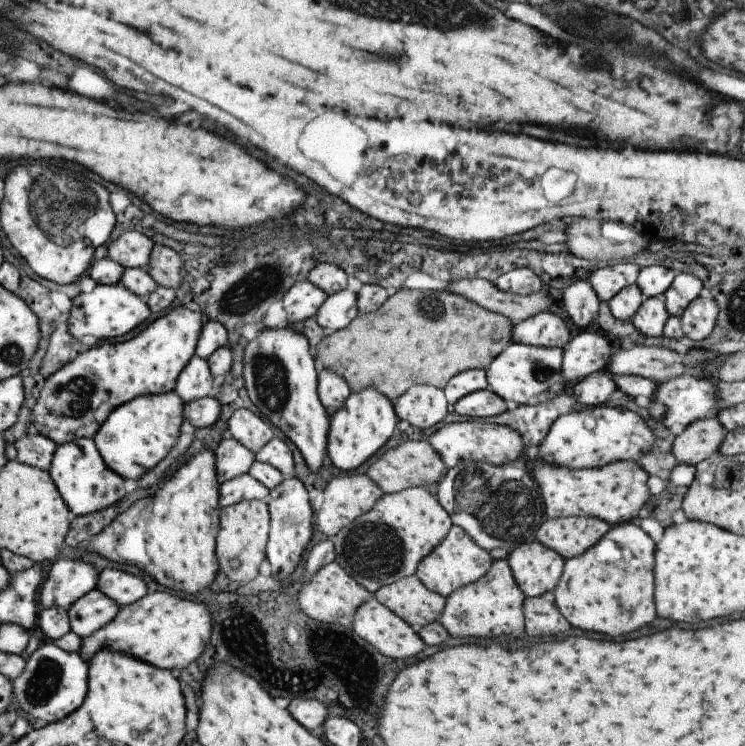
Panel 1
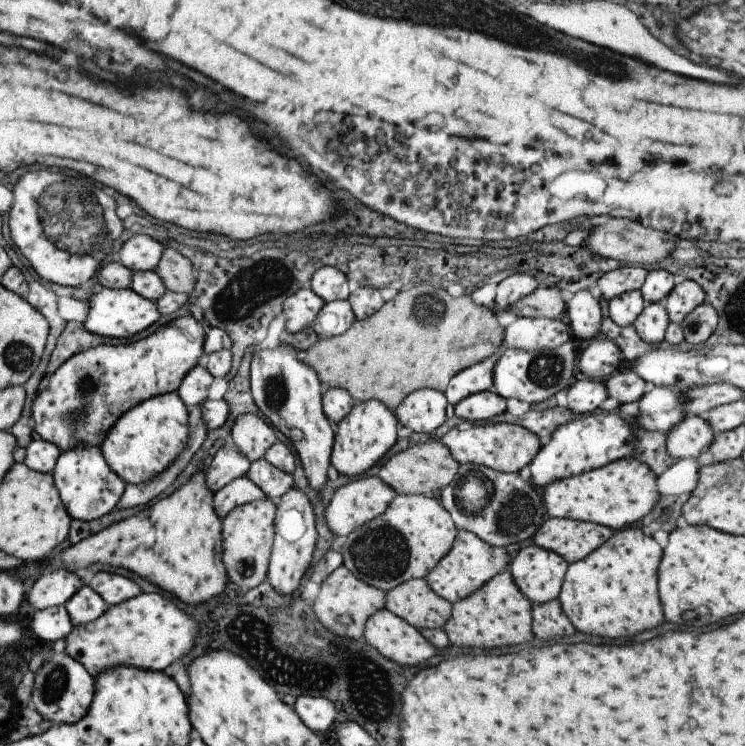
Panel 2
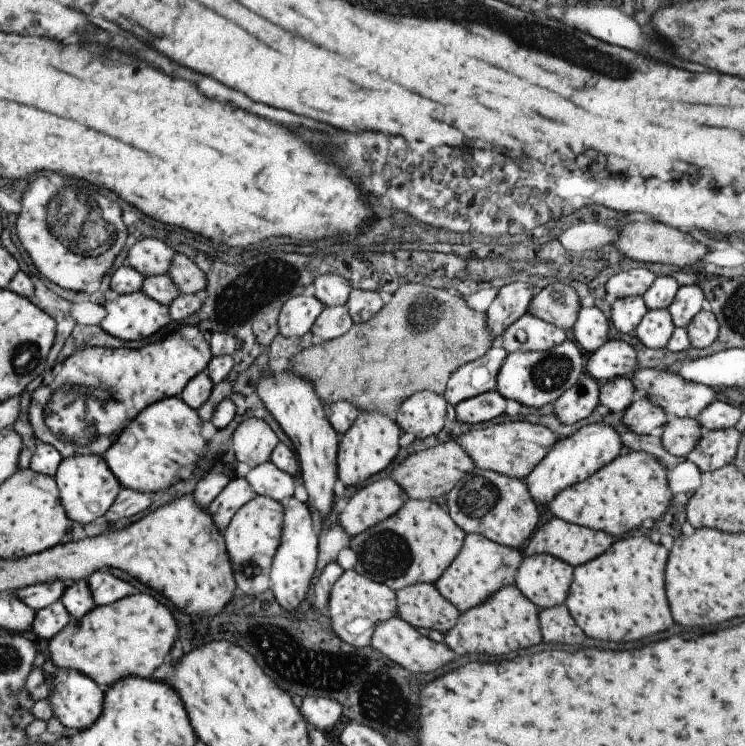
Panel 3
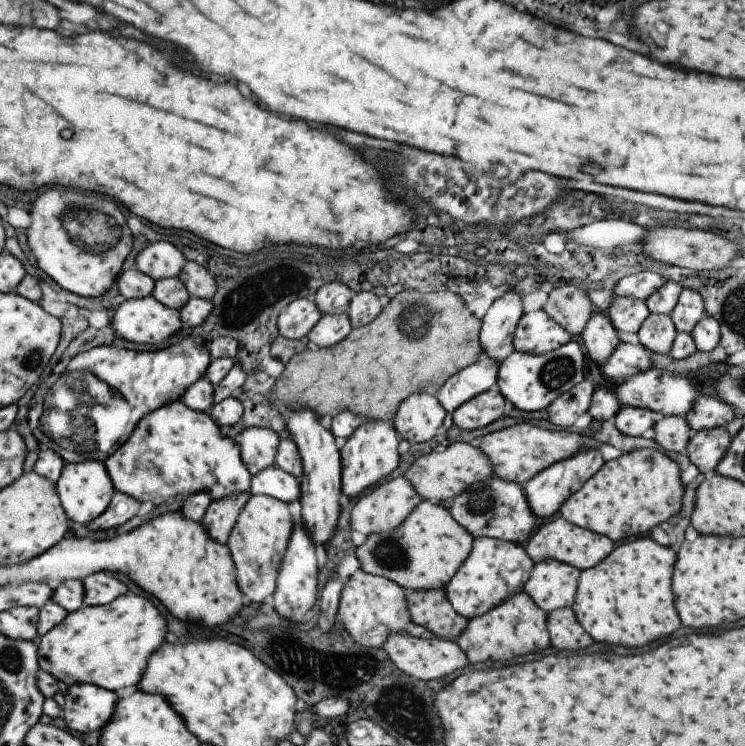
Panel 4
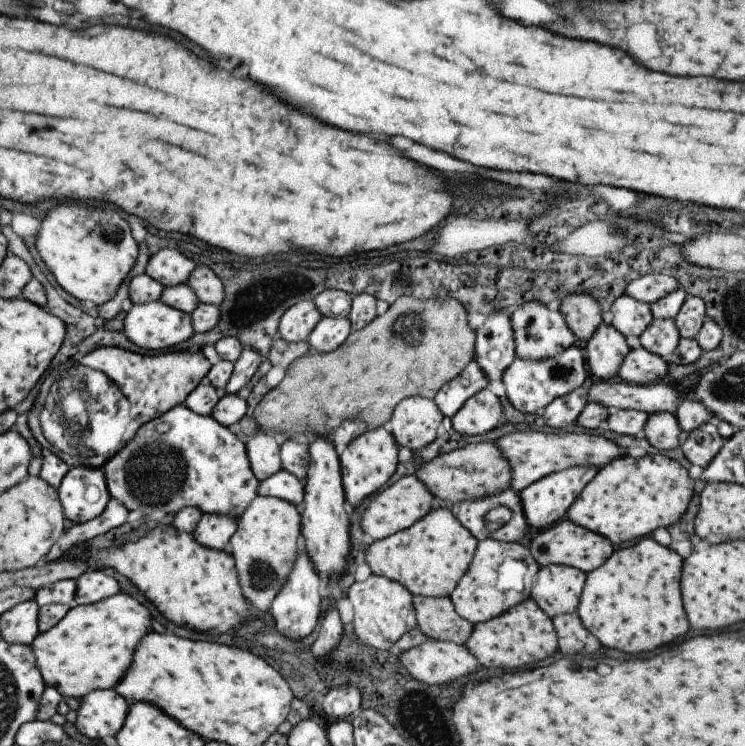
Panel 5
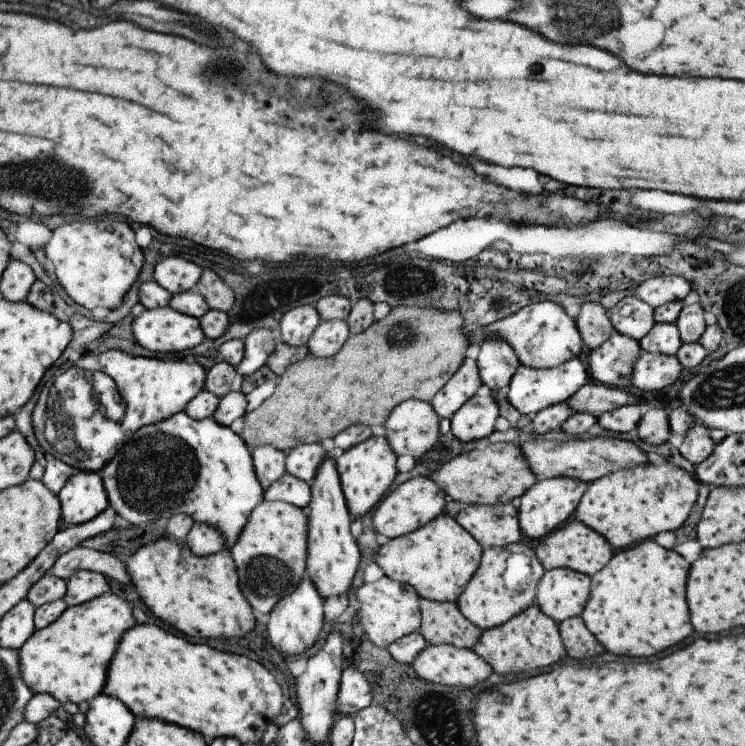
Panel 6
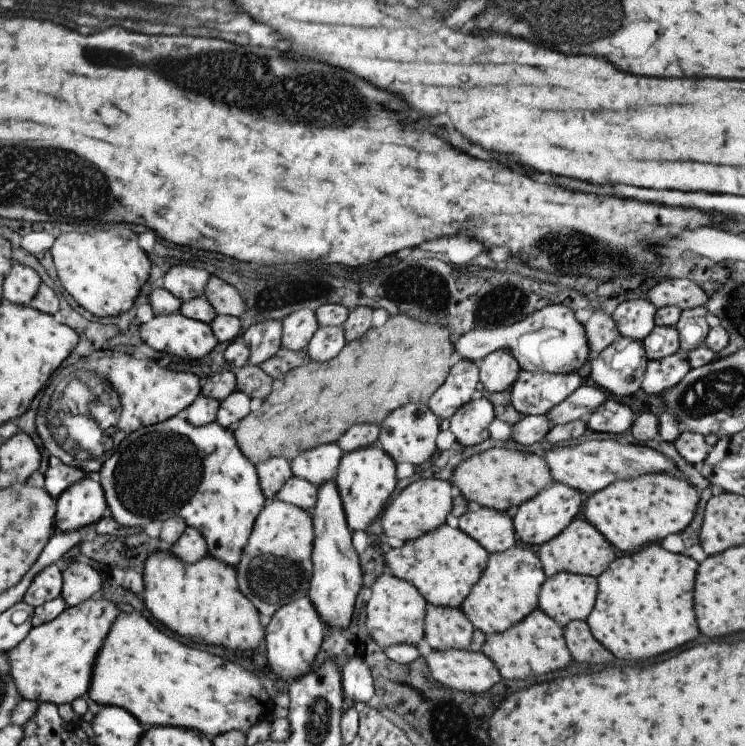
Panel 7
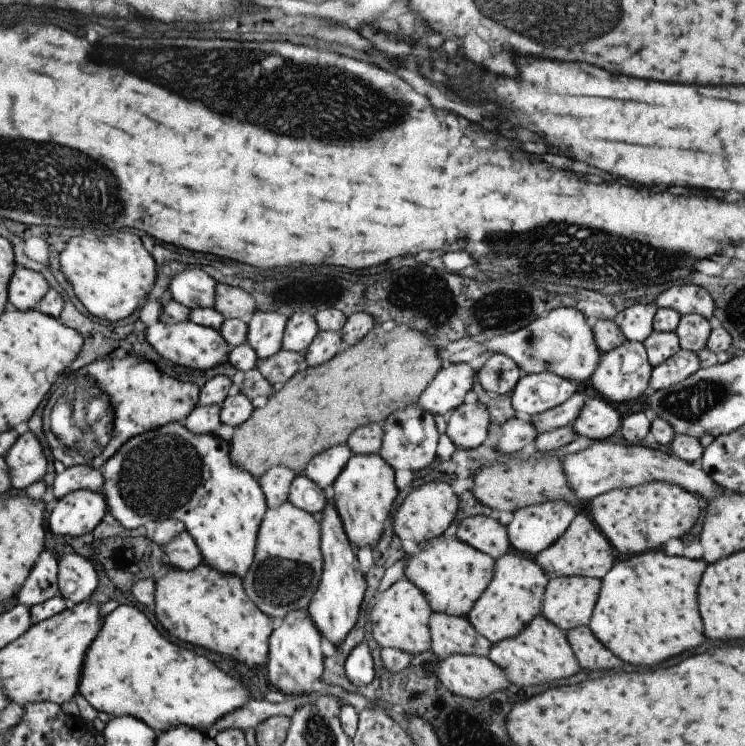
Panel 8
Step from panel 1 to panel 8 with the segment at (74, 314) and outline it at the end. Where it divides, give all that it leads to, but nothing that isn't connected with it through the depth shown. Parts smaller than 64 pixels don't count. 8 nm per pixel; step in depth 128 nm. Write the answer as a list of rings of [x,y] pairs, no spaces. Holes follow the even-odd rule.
[[[158,319],[145,328],[145,340],[159,357],[191,370],[209,370],[219,366],[227,362],[227,354],[231,350],[225,344],[225,340],[219,336],[219,332],[187,320],[170,324],[163,319]]]

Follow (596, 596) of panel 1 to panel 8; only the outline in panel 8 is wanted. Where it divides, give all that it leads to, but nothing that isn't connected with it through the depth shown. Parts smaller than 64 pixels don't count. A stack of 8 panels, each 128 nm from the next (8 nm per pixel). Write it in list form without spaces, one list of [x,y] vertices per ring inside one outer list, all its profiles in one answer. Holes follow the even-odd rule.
[[[661,549],[613,564],[601,579],[589,620],[595,639],[625,664],[647,666],[697,648],[705,638],[697,612],[697,590],[706,563],[663,554]]]

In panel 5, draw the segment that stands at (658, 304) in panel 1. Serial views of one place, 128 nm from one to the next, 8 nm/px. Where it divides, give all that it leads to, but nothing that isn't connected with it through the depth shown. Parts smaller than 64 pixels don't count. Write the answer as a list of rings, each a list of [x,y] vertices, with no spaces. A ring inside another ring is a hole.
[[[652,318],[647,328],[641,332],[639,343],[647,352],[668,363],[679,338],[677,328],[671,319]]]

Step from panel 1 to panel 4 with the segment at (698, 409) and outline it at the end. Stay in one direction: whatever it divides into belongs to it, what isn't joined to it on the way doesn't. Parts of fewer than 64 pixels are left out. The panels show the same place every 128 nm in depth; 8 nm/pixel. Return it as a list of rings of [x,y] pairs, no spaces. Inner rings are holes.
[[[623,405],[611,422],[621,434],[641,437],[643,432],[653,427],[659,417],[657,413],[647,408],[633,408],[633,406]]]

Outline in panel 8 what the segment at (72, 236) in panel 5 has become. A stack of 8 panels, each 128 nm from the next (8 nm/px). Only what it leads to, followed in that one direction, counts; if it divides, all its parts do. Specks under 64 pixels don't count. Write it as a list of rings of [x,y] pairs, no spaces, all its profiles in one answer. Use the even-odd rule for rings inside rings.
[[[131,232],[101,236],[95,240],[71,238],[57,258],[59,270],[65,276],[73,294],[85,310],[102,320],[117,322],[141,307],[144,297],[156,280],[156,264],[139,238]]]

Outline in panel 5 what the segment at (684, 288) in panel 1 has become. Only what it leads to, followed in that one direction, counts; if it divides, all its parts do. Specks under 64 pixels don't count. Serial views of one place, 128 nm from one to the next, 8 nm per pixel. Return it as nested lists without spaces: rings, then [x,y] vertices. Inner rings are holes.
[[[691,295],[684,299],[679,312],[673,316],[672,322],[675,324],[680,338],[694,339],[701,324],[706,320],[704,303],[699,297]]]

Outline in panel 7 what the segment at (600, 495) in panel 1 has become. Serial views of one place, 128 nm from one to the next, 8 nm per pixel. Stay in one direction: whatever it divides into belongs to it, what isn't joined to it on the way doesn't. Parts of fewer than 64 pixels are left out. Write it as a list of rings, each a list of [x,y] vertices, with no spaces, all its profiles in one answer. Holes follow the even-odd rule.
[[[653,473],[624,481],[615,480],[587,495],[583,514],[608,543],[628,554],[645,545],[659,544],[665,536],[679,534],[691,522],[698,499],[699,490],[687,480]]]

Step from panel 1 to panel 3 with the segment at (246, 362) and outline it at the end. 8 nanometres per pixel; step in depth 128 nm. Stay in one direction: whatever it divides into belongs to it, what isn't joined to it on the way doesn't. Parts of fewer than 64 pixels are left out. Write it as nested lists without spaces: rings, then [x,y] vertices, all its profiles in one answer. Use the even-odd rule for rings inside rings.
[[[267,369],[257,381],[256,393],[267,412],[275,419],[281,430],[293,444],[298,460],[298,470],[302,485],[307,492],[304,500],[307,508],[315,508],[321,518],[326,519],[333,506],[333,485],[337,476],[336,454],[338,442],[336,432],[327,420],[327,412],[317,398],[311,383],[291,374],[287,369],[276,377]]]

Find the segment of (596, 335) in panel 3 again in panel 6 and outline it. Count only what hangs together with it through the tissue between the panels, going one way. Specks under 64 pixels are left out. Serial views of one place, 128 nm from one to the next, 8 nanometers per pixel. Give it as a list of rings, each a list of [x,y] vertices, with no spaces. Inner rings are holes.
[[[612,329],[605,342],[589,351],[585,367],[590,381],[614,388],[630,389],[633,362],[640,352],[637,341]]]

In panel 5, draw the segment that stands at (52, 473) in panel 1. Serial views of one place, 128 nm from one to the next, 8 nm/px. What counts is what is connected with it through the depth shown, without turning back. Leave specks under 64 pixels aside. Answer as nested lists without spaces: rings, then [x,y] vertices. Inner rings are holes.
[[[69,467],[56,494],[64,518],[74,525],[101,515],[110,500],[100,468]]]

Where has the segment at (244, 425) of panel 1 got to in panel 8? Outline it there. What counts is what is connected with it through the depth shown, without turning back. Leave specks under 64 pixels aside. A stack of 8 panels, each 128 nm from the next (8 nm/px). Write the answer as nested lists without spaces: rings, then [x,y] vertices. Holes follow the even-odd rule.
[[[276,465],[267,468],[259,479],[256,480],[258,486],[261,488],[266,508],[275,508],[279,504],[287,501],[287,490],[291,480],[297,474],[293,473],[289,468]]]

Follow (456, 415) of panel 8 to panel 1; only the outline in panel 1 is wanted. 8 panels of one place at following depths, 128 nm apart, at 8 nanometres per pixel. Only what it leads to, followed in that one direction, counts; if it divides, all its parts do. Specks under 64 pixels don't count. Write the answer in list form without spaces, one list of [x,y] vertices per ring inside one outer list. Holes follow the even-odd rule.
[[[489,389],[462,396],[453,408],[457,414],[467,418],[491,418],[506,410],[504,400]]]

